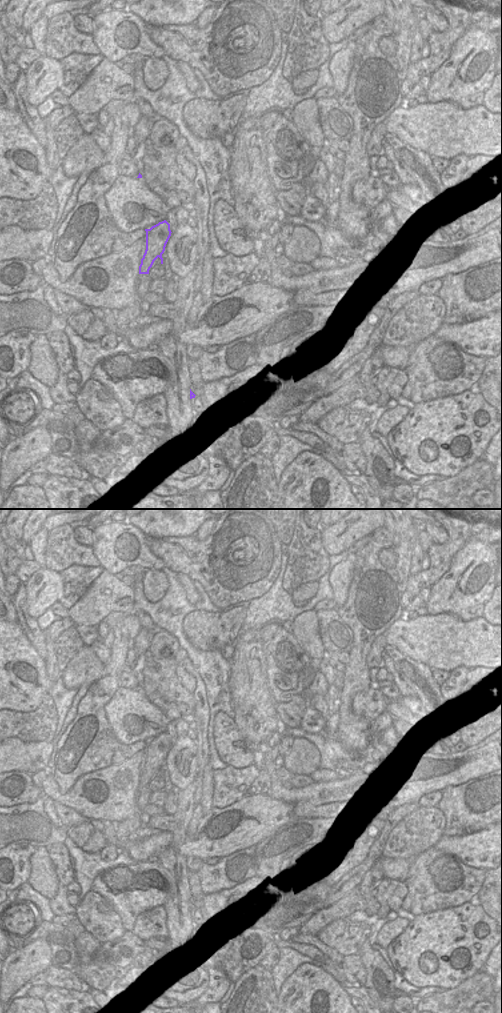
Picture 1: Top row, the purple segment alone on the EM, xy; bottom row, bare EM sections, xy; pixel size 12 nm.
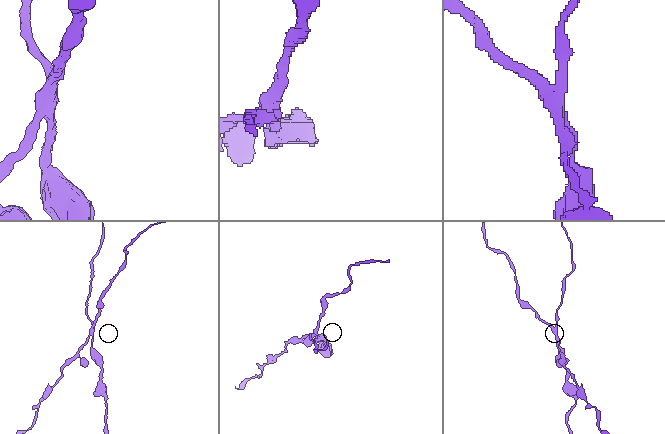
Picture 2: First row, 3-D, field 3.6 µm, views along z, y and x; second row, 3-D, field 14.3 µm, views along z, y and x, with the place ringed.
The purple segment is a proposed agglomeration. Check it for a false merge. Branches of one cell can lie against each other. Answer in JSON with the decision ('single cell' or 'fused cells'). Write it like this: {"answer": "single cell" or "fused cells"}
{"answer": "fused cells"}

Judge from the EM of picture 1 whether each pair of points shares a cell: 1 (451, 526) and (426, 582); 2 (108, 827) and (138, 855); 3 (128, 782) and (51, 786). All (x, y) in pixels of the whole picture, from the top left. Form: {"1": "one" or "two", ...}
{"1": "one", "2": "one", "3": "one"}

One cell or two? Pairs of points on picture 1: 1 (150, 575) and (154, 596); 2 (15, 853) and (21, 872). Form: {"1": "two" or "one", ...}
{"1": "one", "2": "one"}

